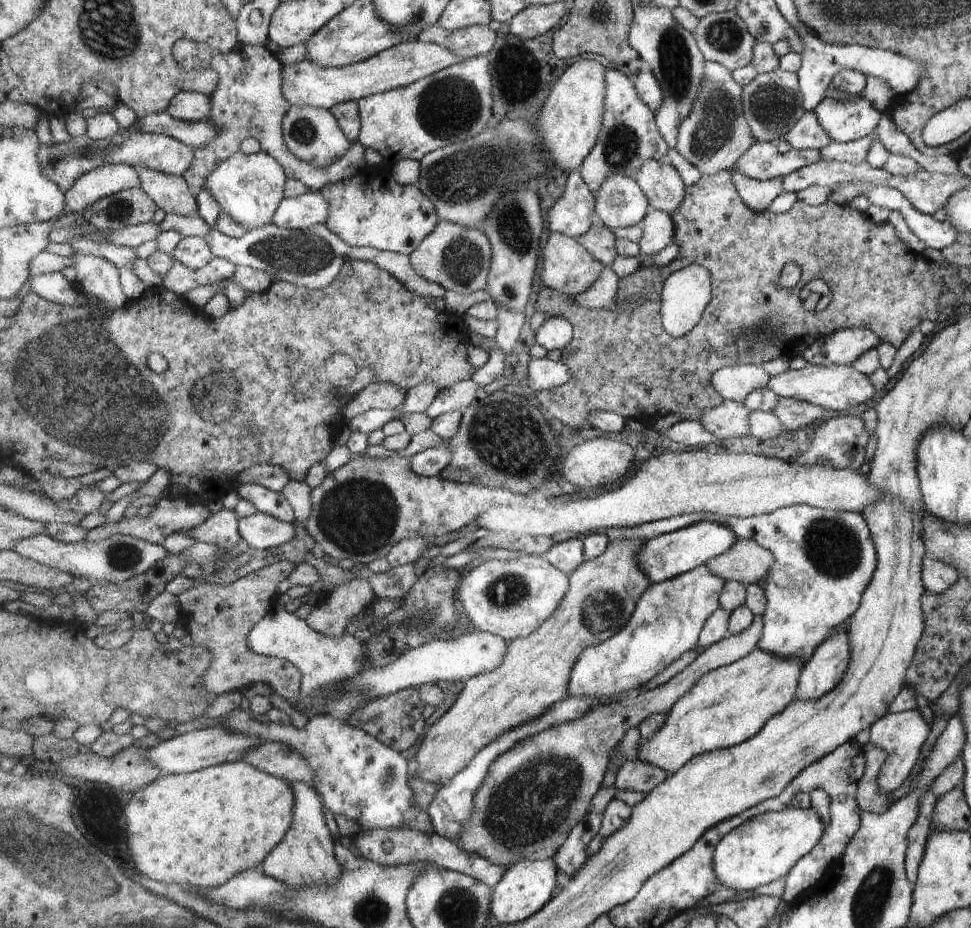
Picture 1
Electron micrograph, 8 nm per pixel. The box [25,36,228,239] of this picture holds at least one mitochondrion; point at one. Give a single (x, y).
(82, 151)

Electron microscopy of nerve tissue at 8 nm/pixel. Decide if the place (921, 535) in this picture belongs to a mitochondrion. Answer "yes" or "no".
no

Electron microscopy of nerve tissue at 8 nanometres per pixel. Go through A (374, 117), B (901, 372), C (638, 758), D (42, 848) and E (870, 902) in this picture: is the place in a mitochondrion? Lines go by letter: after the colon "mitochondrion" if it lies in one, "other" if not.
A: other
B: other
C: other
D: mitochondrion
E: mitochondrion

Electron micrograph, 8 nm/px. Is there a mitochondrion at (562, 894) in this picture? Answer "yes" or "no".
no

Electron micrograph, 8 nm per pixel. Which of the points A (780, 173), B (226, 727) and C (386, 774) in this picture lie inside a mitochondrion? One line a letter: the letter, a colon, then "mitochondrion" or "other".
A: other
B: other
C: mitochondrion

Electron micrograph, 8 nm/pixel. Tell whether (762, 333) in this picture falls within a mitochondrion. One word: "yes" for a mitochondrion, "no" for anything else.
yes

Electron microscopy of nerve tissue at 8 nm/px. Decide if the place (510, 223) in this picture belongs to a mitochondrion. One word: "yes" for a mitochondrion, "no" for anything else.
yes

